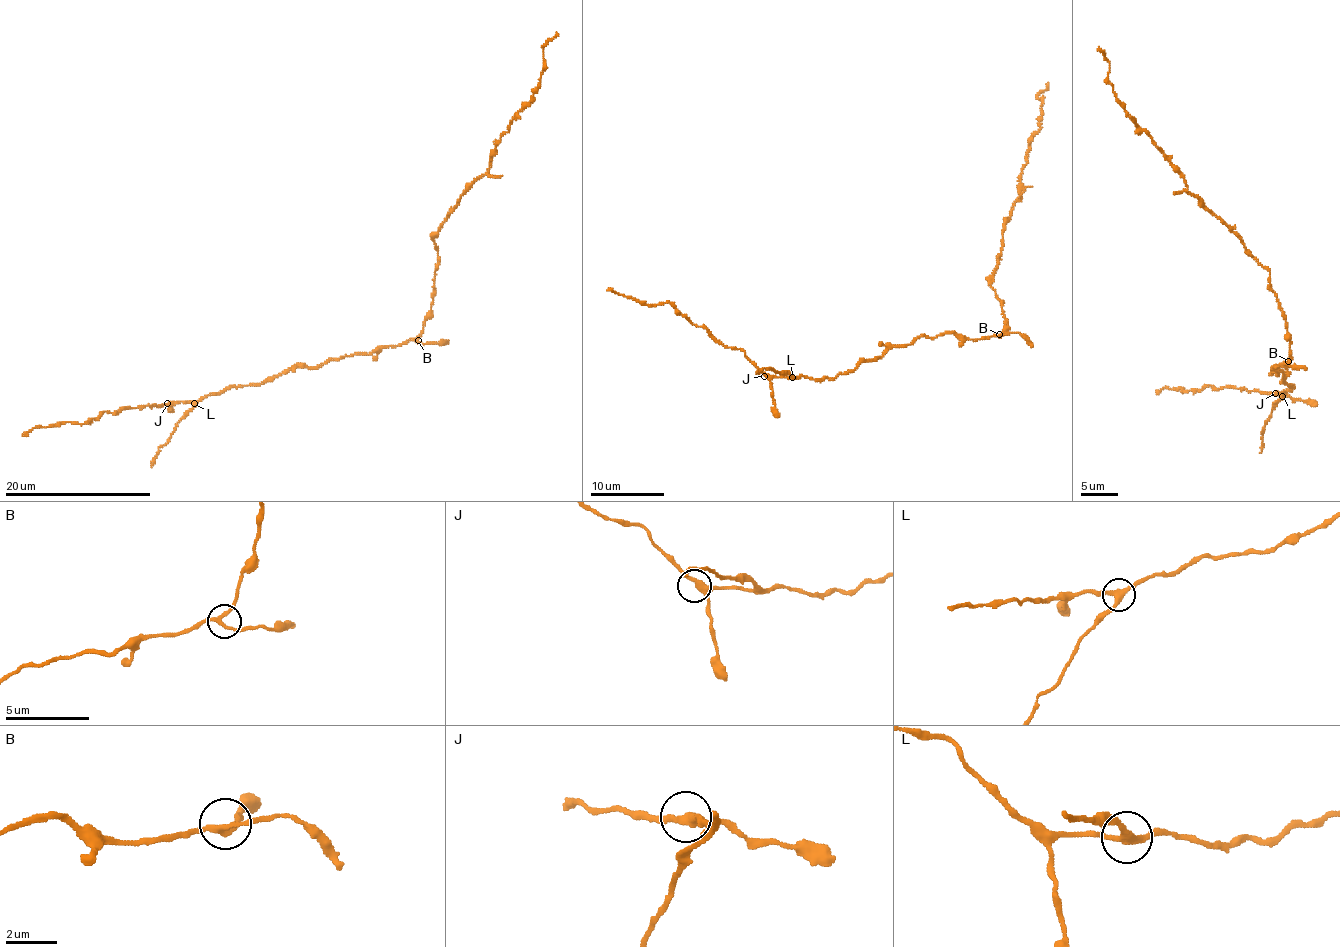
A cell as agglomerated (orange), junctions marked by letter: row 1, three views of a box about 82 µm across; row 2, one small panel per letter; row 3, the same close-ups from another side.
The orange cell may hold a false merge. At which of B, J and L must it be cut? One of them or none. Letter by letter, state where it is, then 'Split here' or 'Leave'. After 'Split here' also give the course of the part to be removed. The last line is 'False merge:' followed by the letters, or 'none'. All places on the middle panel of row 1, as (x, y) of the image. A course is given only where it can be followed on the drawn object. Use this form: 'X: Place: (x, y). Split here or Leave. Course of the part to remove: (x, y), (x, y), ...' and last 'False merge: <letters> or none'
B: Place: (999, 334). Leave
J: Place: (764, 376). Leave
L: Place: (792, 377). Split here. Course of the part to remove: (792, 377), (764, 368), (757, 371)
False merge: L

